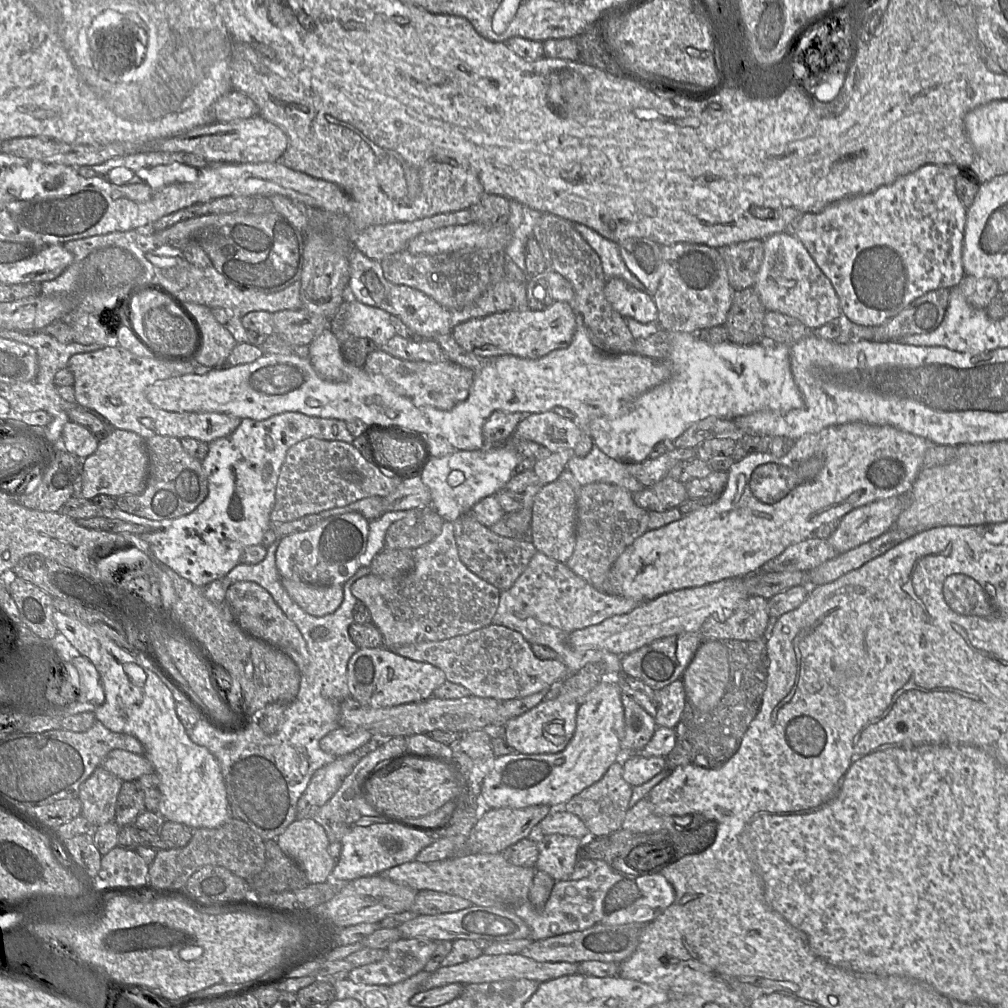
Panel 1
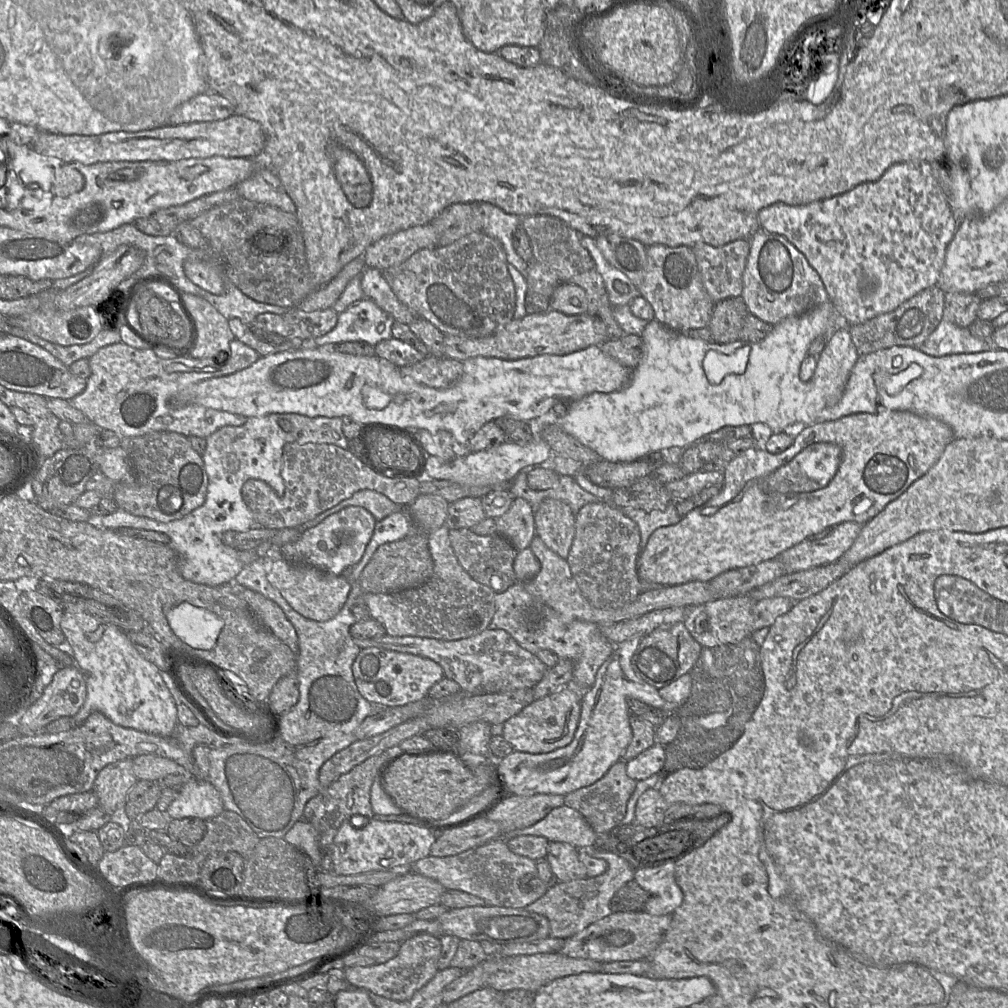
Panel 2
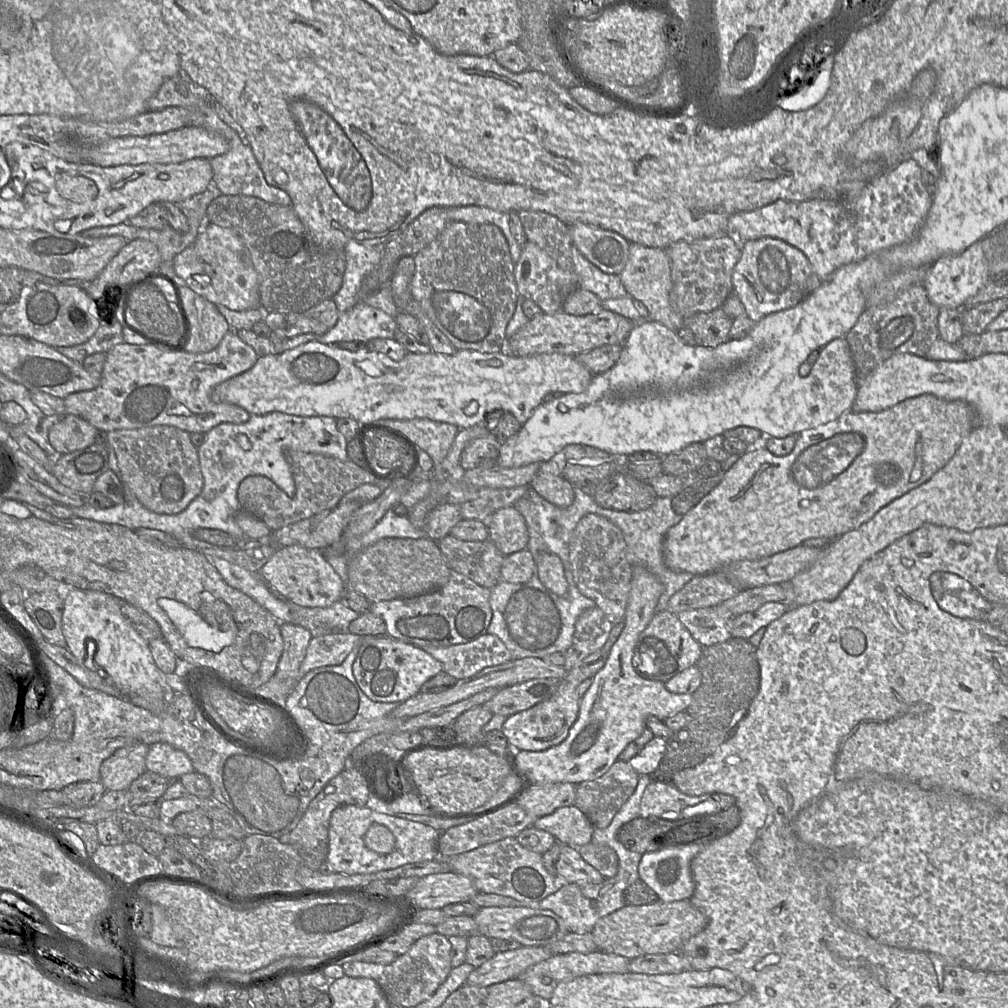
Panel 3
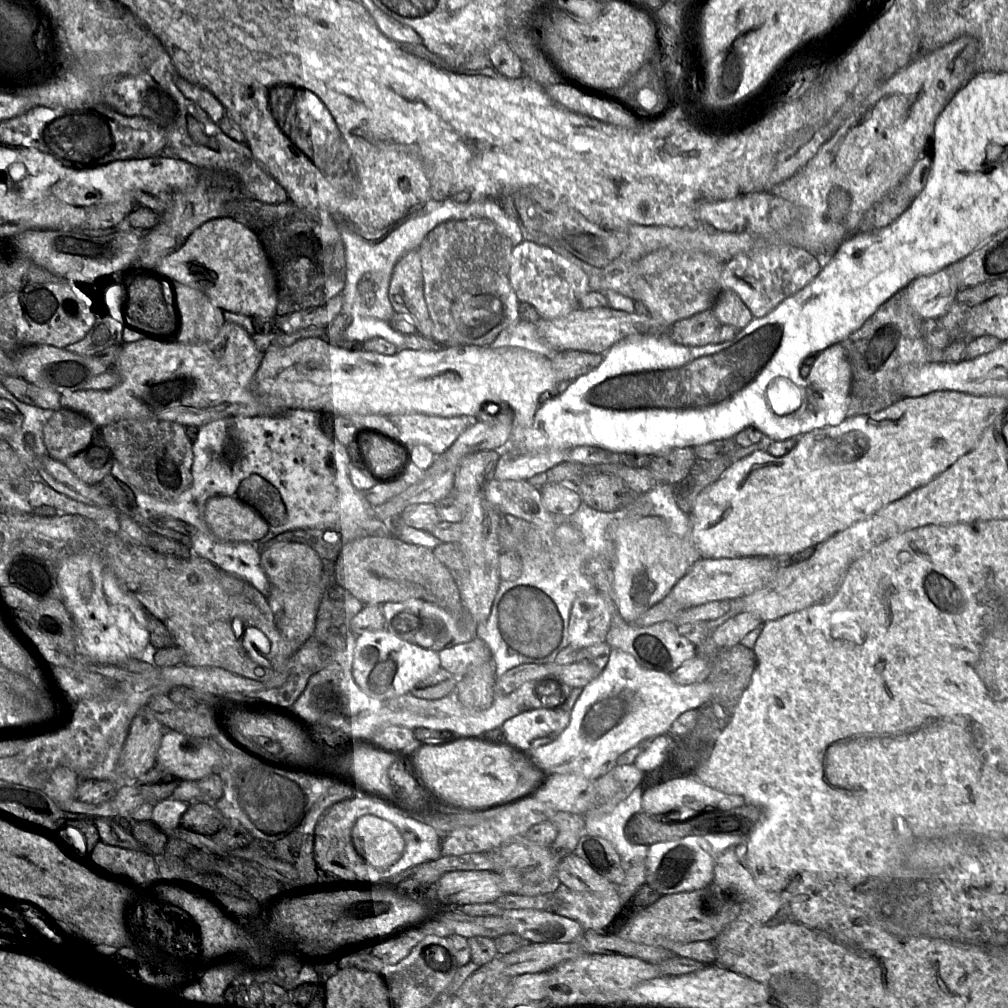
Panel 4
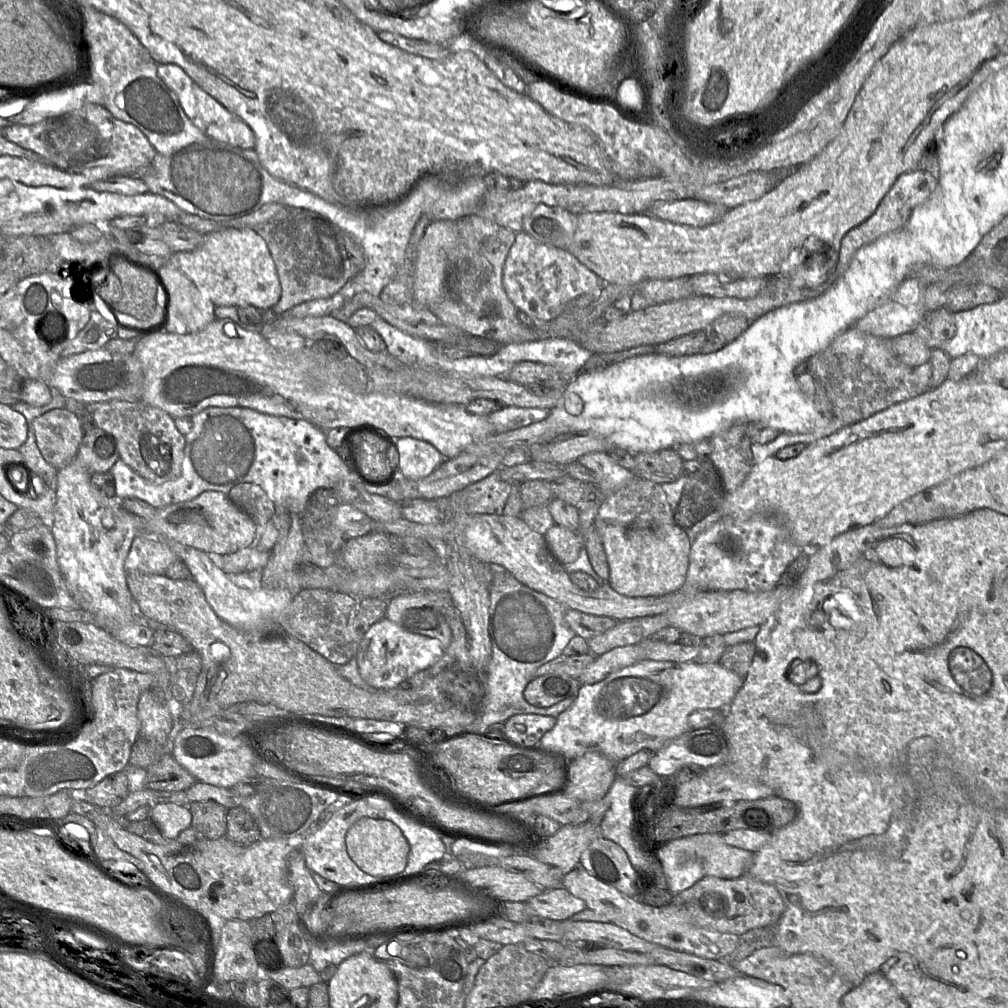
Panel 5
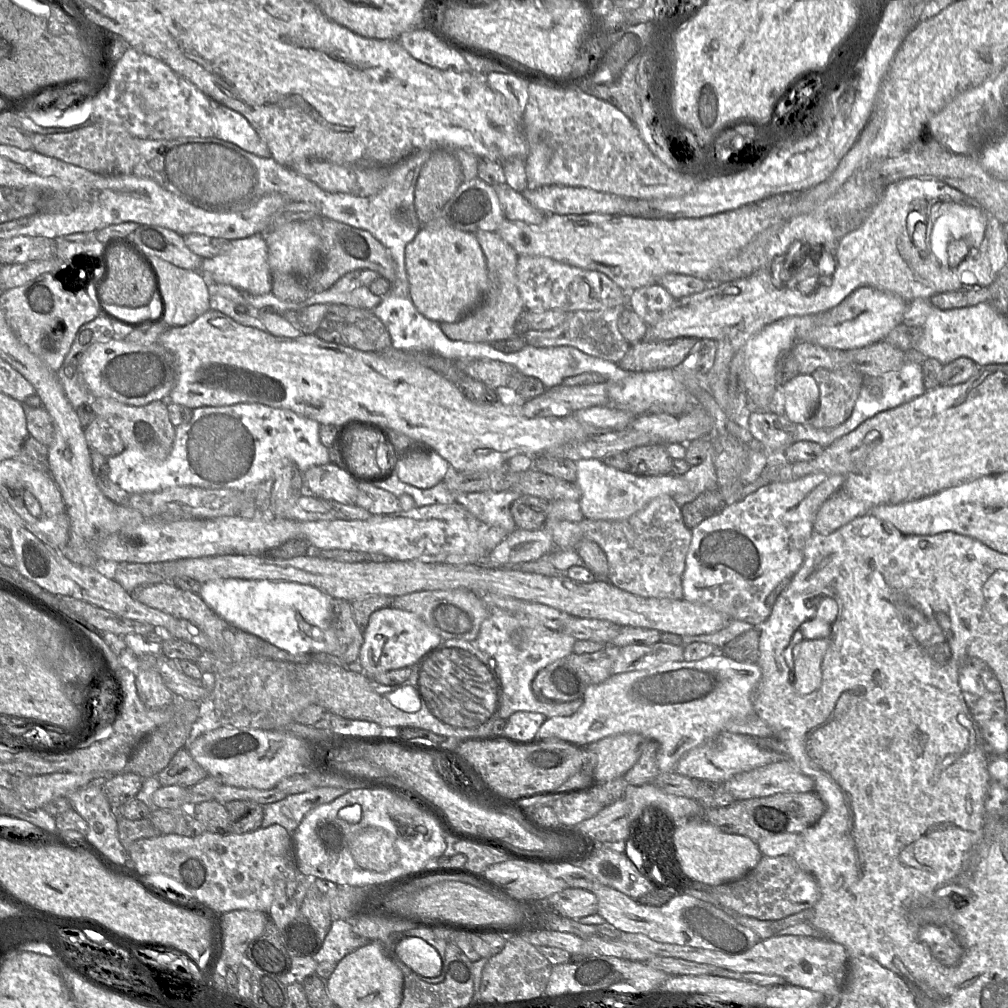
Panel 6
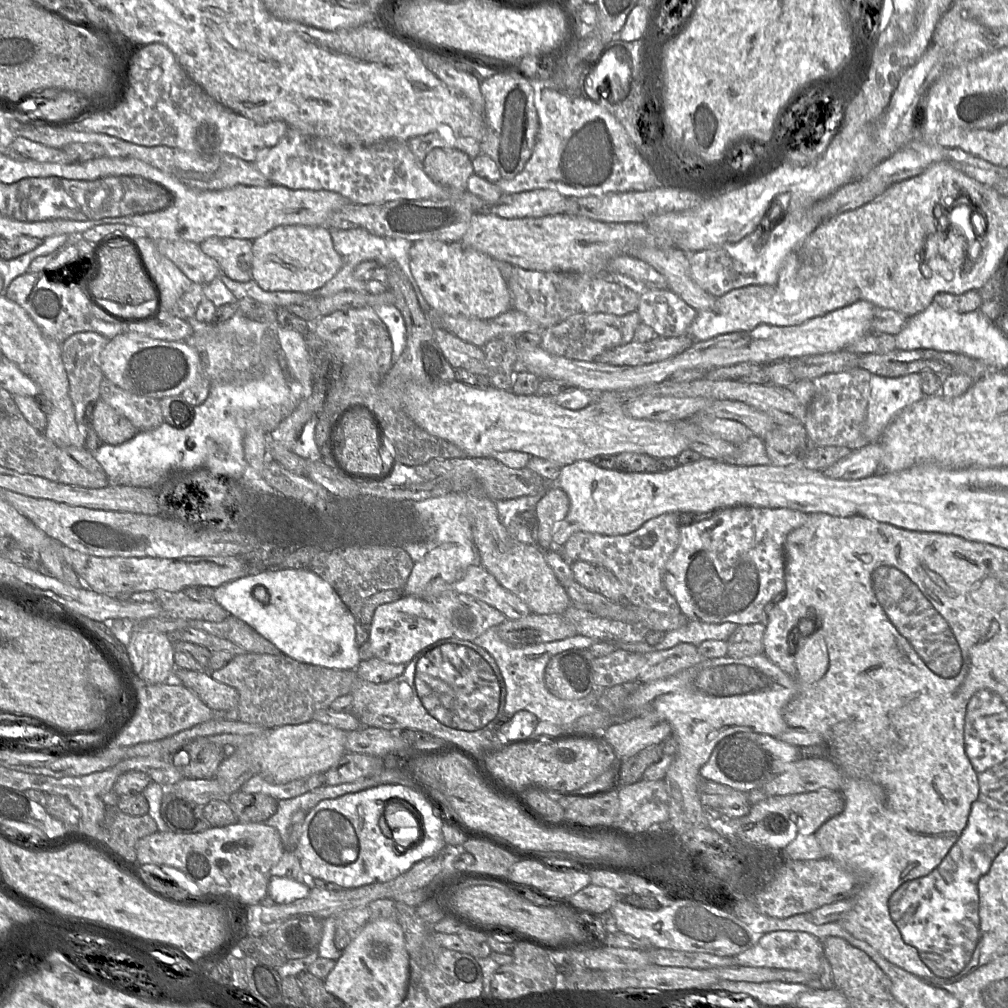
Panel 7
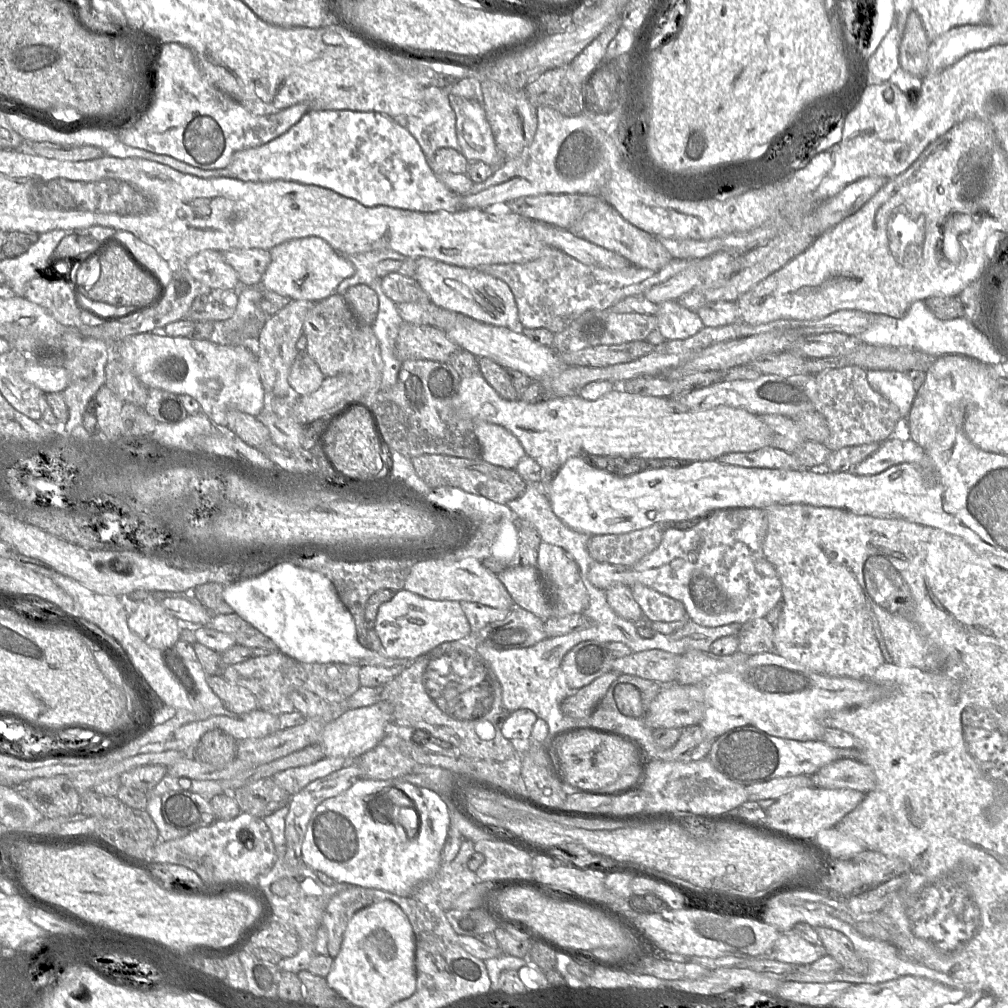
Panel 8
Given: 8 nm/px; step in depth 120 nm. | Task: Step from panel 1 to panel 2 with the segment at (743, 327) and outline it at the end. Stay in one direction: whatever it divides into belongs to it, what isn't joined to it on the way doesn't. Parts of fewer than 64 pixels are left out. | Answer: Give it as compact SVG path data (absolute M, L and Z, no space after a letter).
M741 297L727 298L715 303L708 329L716 343L730 343L740 340L740 333L748 308Z

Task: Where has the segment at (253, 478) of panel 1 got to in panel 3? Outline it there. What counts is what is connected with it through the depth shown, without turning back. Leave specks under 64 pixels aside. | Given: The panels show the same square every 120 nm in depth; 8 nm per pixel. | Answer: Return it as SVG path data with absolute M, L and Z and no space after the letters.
M272 412L265 415L250 415L249 420L245 423L220 423L204 434L204 441L197 449L204 485L201 493L182 512L178 514L155 513L144 507L125 485L125 501L121 504L114 504L105 509L94 508L89 504L70 508L74 513L74 517L103 523L119 524L131 530L151 528L166 532L175 537L183 547L188 547L189 538L193 537L193 531L197 528L221 530L232 535L237 540L251 540L245 536L235 520L236 513L241 509L237 497L237 491L241 481L248 476L262 475L271 479L288 497L293 497L296 488L288 463L288 453L300 451L304 453L322 454L341 461L346 461L348 460L346 451L347 443L348 441L337 429L336 419L333 417L296 416L281 412Z

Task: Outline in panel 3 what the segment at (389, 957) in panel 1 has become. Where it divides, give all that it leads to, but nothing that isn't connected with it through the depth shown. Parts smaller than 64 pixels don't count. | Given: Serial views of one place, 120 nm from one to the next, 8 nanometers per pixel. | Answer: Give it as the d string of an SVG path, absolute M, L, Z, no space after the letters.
M437 932L415 941L410 949L390 964L377 964L365 961L347 962L342 965L345 975L375 980L390 1004L414 1007L430 998L446 980L451 966L451 943L448 937Z

